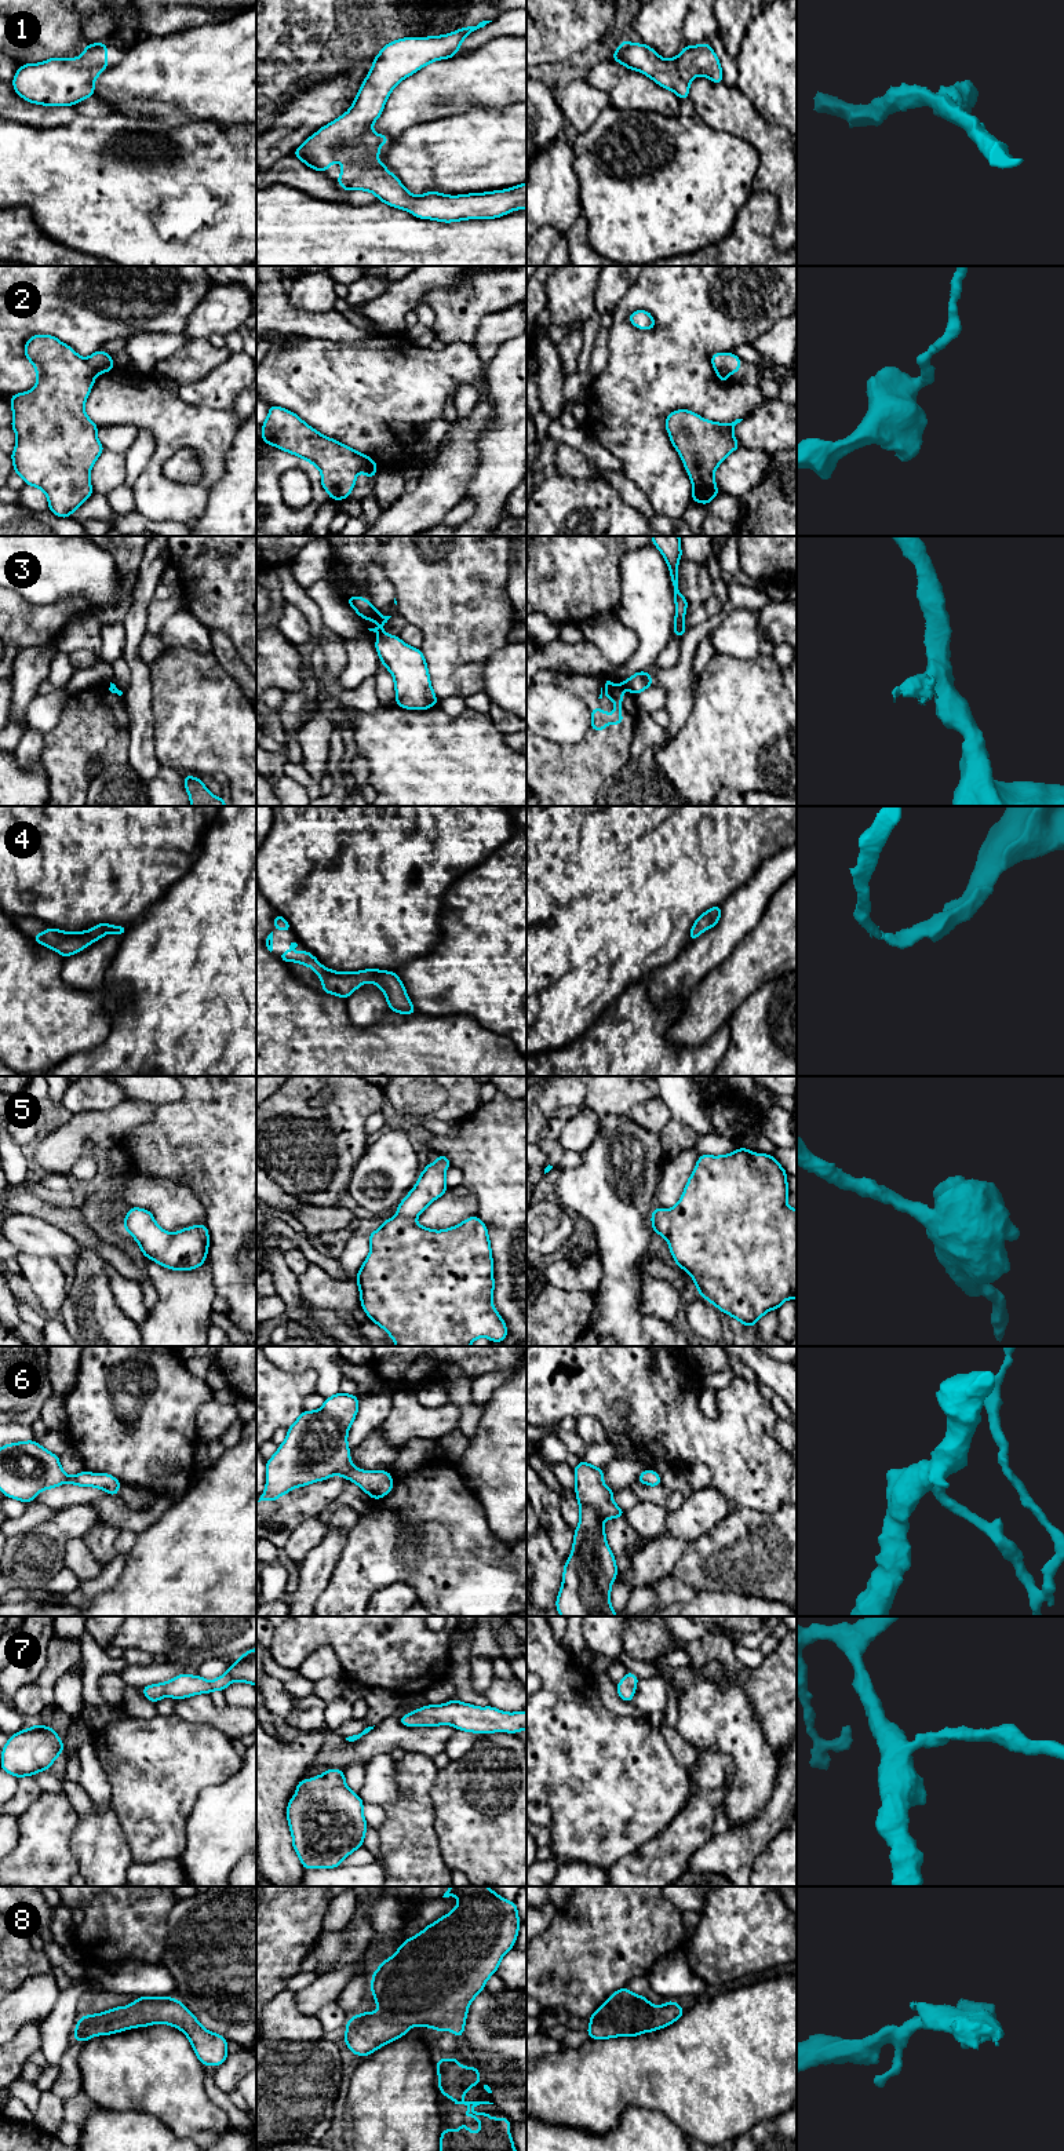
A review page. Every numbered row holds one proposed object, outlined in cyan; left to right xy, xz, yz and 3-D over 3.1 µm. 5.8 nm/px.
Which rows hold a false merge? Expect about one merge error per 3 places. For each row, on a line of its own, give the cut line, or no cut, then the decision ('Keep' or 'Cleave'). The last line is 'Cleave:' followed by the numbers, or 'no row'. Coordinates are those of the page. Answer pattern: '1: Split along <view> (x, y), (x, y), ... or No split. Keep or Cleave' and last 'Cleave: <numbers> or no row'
1: No split. Keep
2: Split along xy (86, 360), (95, 375). Cleave
3: Split along yz (622, 684), (625, 686). Cleave
4: No split. Keep
5: No split. Keep
6: No split. Keep
7: No split. Keep
8: No split. Keep
Cleave: 2, 3

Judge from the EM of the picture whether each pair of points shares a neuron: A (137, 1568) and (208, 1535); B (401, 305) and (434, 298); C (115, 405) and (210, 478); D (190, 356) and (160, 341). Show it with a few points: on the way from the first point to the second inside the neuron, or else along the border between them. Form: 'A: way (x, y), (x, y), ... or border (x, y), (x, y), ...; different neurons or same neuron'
A: way (155, 1568), (175, 1568), (190, 1553); same neuron
B: border (449, 288), (432, 288), (418, 303); different neurons
C: way (142, 405), (163, 414), (200, 451); same neuron
D: border (189, 341), (170, 356), (161, 358), (153, 371); different neurons

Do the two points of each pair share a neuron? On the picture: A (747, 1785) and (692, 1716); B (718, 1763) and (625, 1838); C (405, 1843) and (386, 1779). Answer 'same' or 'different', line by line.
A: same
B: different
C: different

